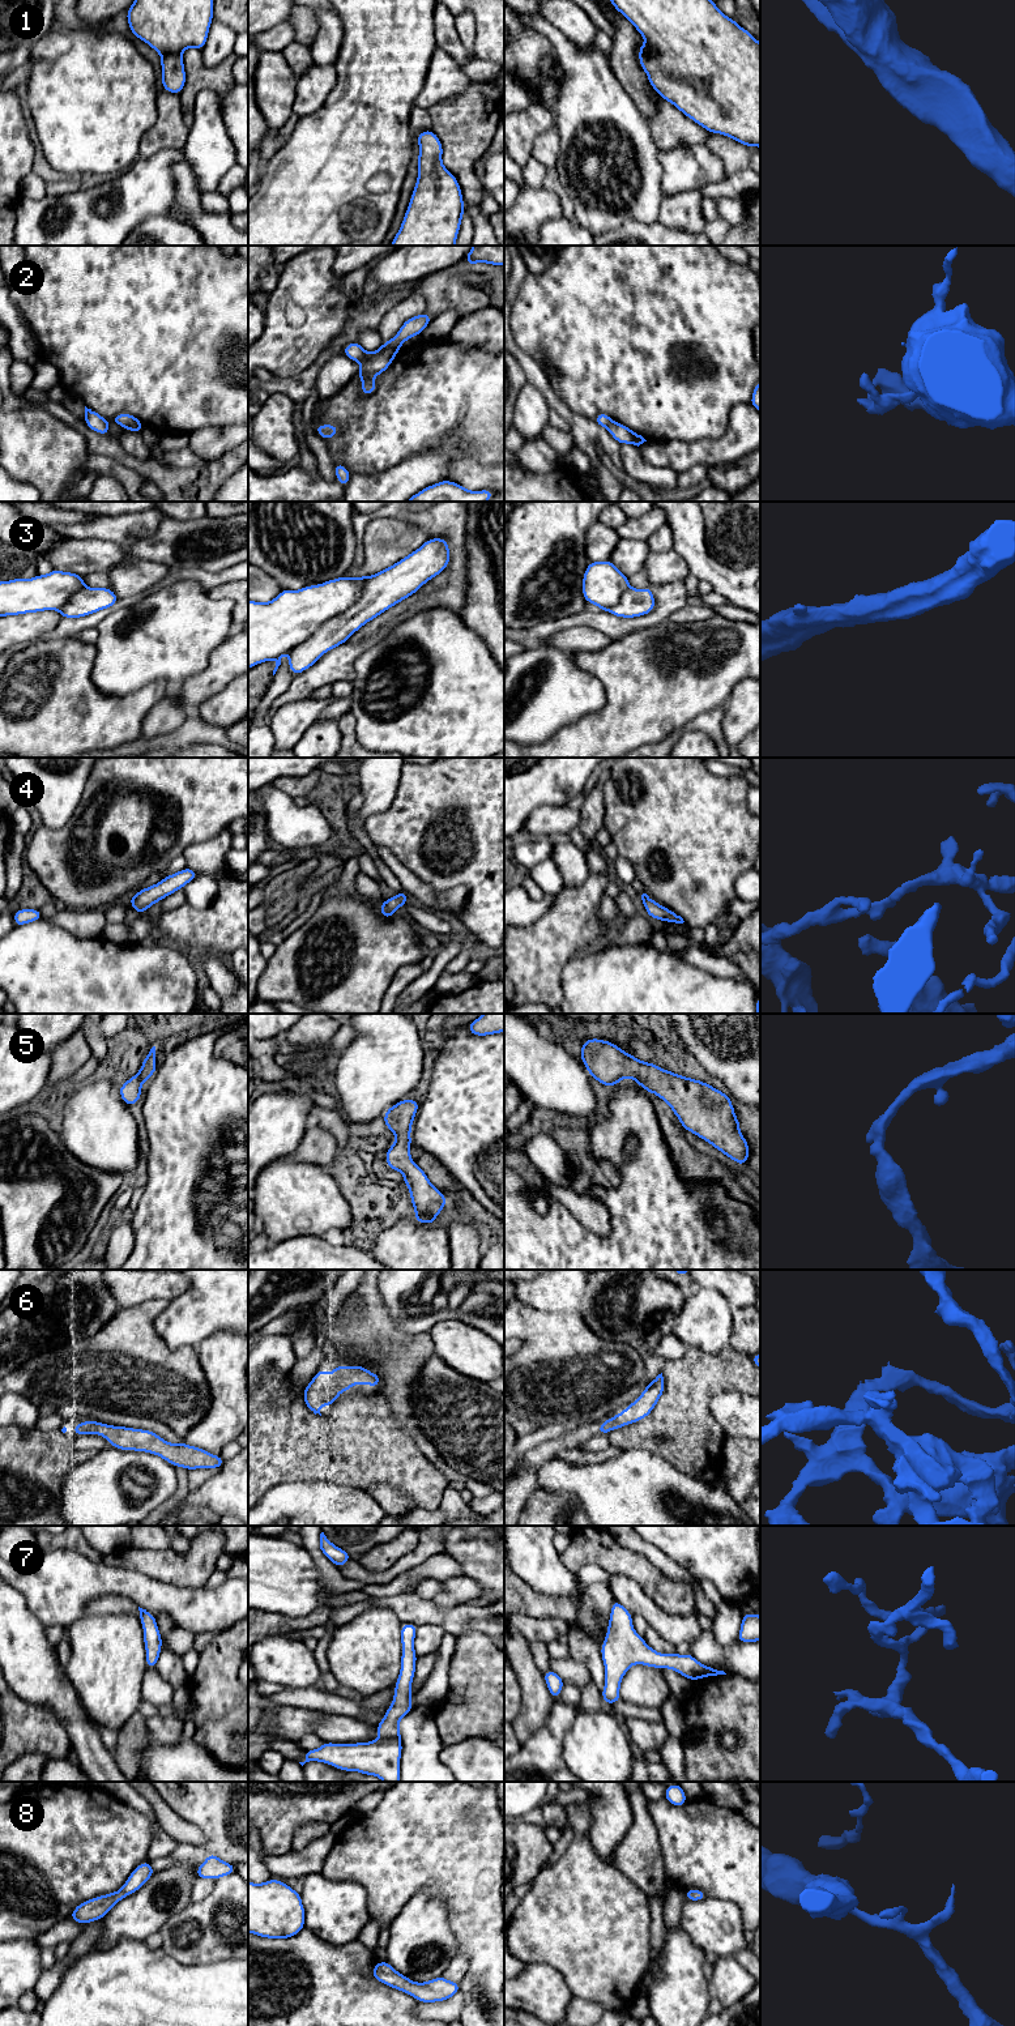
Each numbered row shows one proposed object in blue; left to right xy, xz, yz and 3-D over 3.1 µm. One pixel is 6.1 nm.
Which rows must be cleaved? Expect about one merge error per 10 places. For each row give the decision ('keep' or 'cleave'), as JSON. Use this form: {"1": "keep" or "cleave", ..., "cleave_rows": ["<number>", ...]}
{"1": "keep", "2": "cleave", "3": "keep", "4": "keep", "5": "keep", "6": "keep", "7": "keep", "8": "keep", "cleave_rows": ["2"]}

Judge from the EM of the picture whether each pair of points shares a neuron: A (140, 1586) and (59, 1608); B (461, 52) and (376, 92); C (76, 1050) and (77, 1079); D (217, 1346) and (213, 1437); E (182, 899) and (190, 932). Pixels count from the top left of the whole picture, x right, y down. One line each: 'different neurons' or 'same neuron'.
A: same neuron
B: different neurons
C: different neurons
D: same neuron
E: different neurons

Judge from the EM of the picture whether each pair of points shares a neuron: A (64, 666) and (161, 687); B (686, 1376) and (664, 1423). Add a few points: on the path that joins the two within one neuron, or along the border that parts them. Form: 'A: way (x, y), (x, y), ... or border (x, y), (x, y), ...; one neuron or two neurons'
A: way (88, 691), (101, 704), (136, 704); one neuron
B: way (686, 1387), (686, 1400), (676, 1411); one neuron

